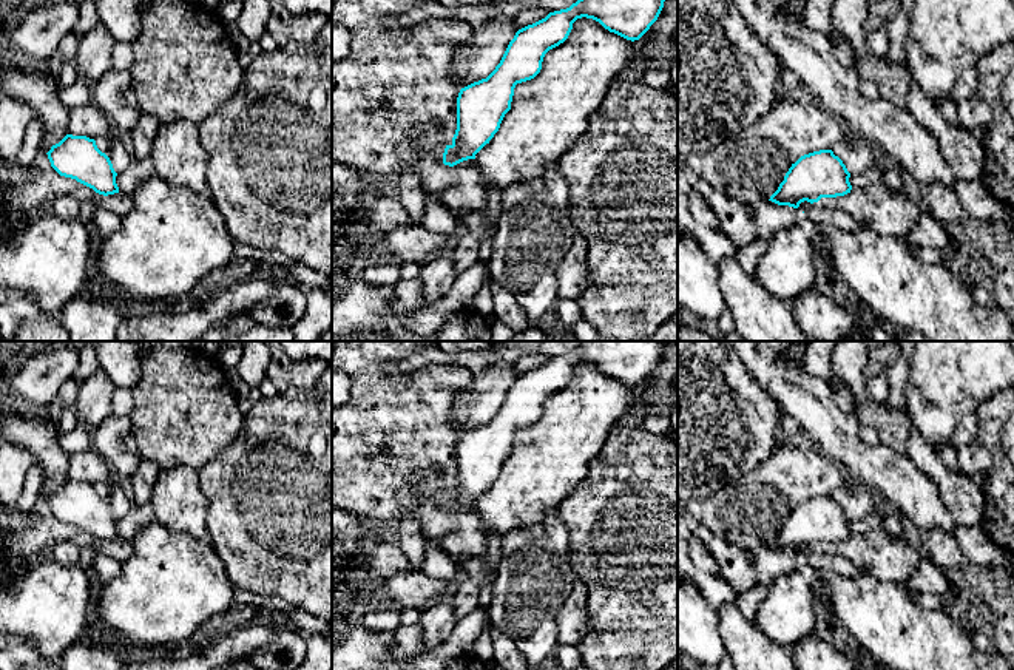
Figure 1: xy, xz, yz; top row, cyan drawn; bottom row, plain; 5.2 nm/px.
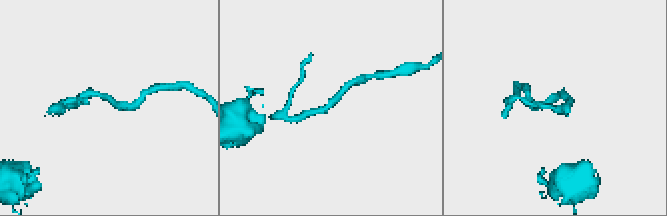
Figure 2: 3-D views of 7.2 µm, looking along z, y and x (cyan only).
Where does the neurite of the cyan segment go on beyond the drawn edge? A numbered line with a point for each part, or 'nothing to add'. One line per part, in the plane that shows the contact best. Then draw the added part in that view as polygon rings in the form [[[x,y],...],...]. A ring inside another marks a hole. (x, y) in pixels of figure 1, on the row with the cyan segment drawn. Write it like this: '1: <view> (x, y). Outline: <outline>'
nothing to add

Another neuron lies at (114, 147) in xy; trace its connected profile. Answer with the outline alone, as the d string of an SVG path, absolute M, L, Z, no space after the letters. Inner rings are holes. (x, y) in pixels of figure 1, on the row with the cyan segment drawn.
M119 134L102 136L96 139L96 145L110 157L116 173L122 173L133 161L128 142Z

